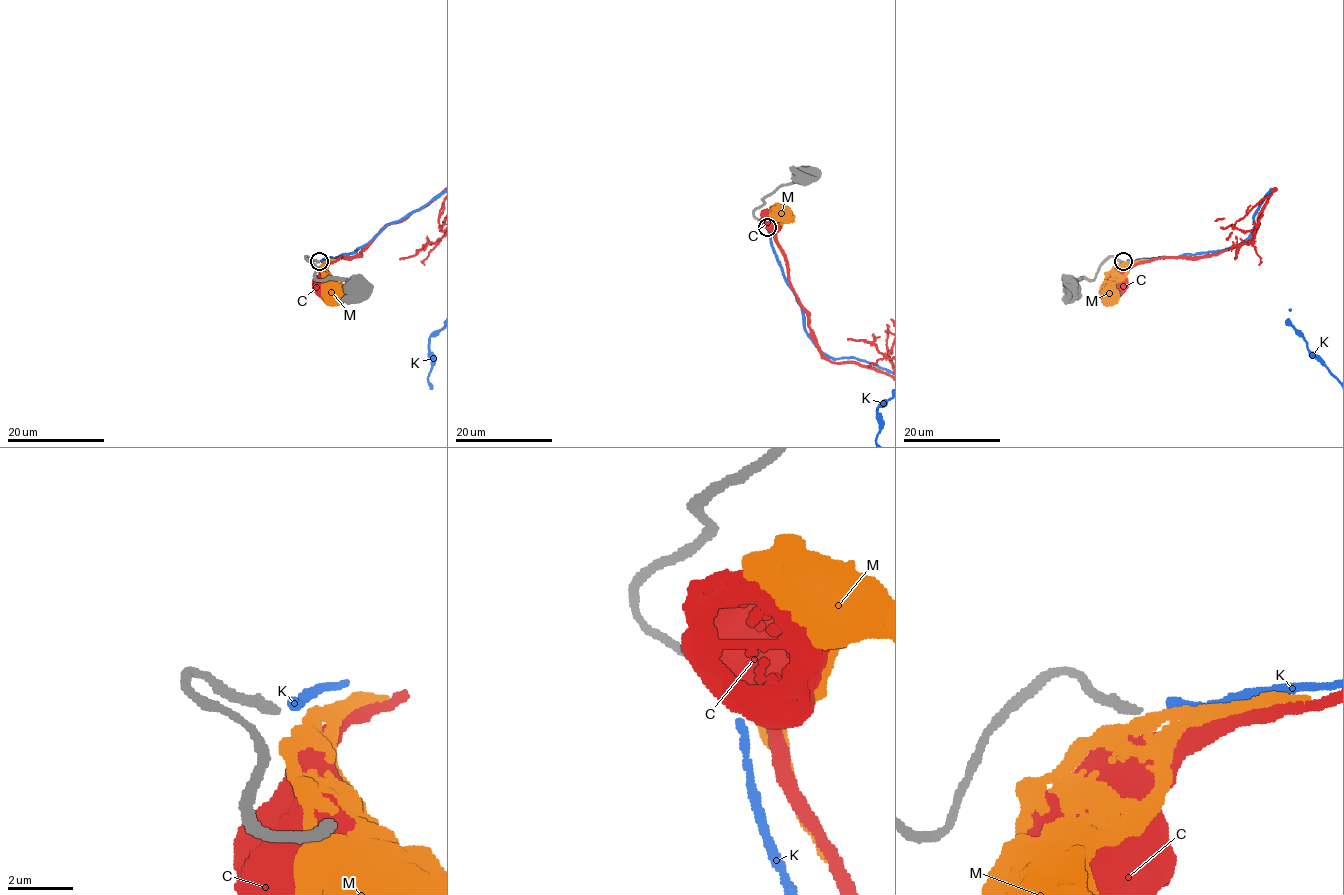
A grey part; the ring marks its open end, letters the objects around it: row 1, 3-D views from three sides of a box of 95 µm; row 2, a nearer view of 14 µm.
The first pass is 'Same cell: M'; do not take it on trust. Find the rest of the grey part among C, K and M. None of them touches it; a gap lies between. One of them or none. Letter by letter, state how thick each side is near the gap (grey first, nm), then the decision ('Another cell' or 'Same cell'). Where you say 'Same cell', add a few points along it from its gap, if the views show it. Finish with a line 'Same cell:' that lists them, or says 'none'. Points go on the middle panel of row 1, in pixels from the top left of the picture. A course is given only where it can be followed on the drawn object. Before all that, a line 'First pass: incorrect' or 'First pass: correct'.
First pass: incorrect
C: Thickness 200 nm (grey) against 700 nm. Another cell
K: Thickness 200 nm (grey) against 260 nm. Same cell
M: Thickness 200 nm (grey) against 400 nm. Another cell
Same cell: K

